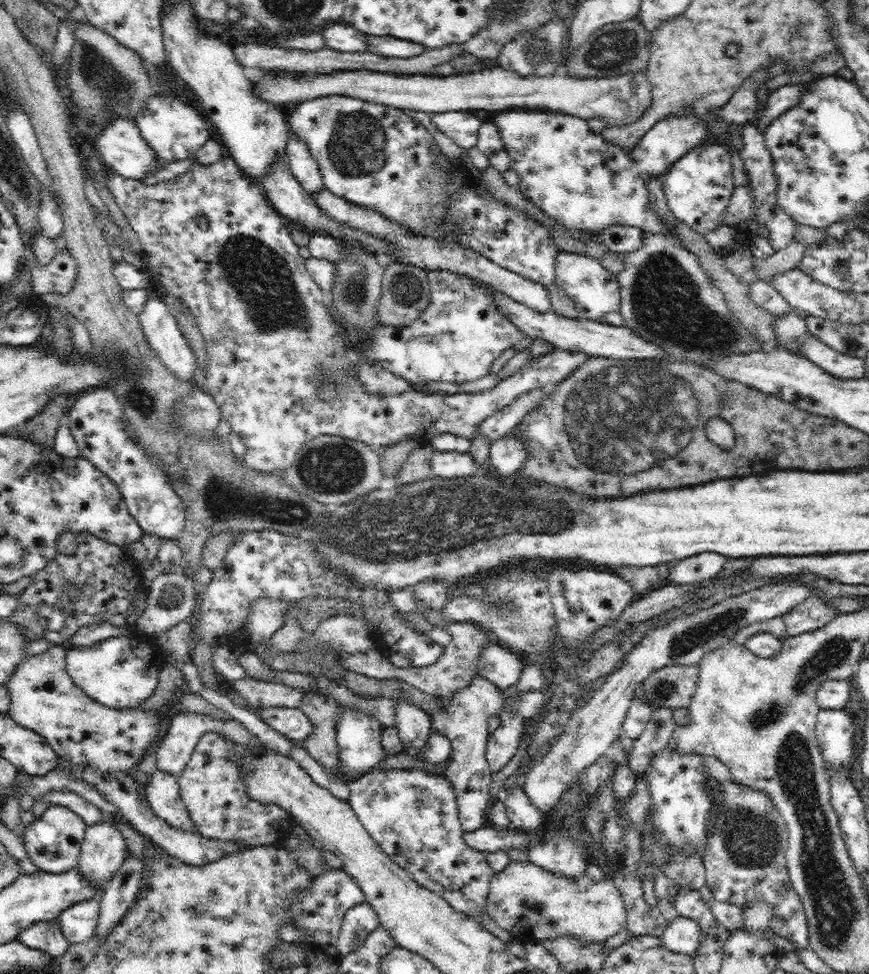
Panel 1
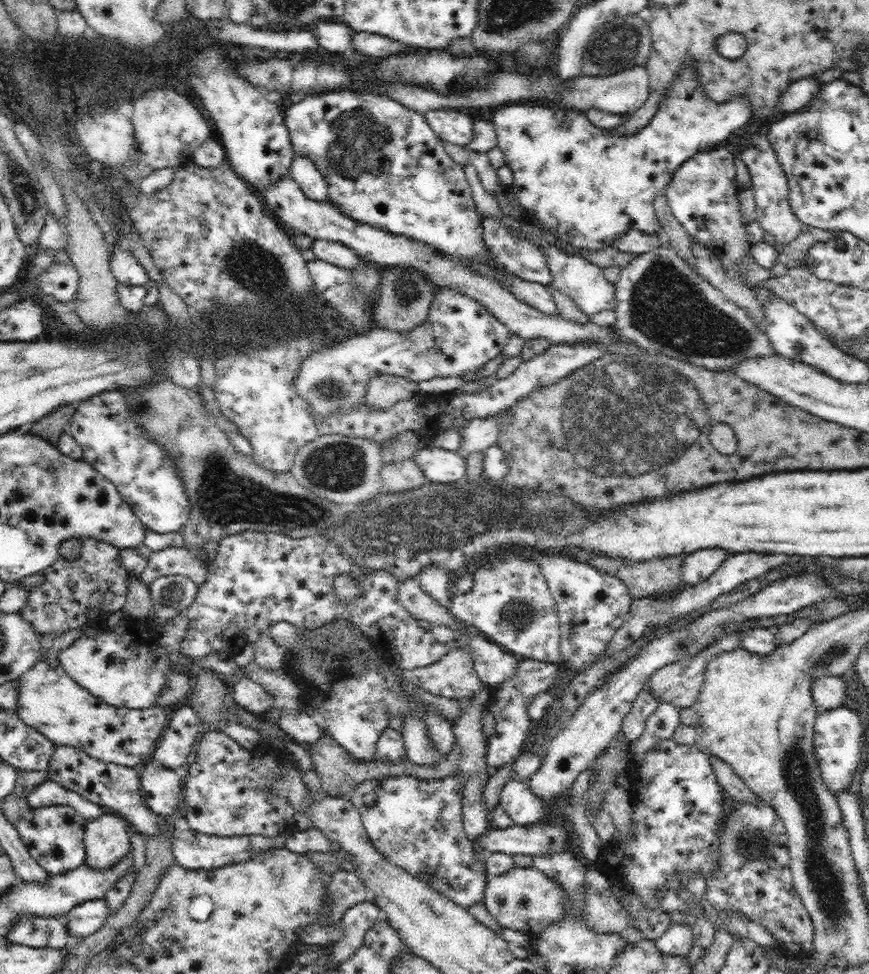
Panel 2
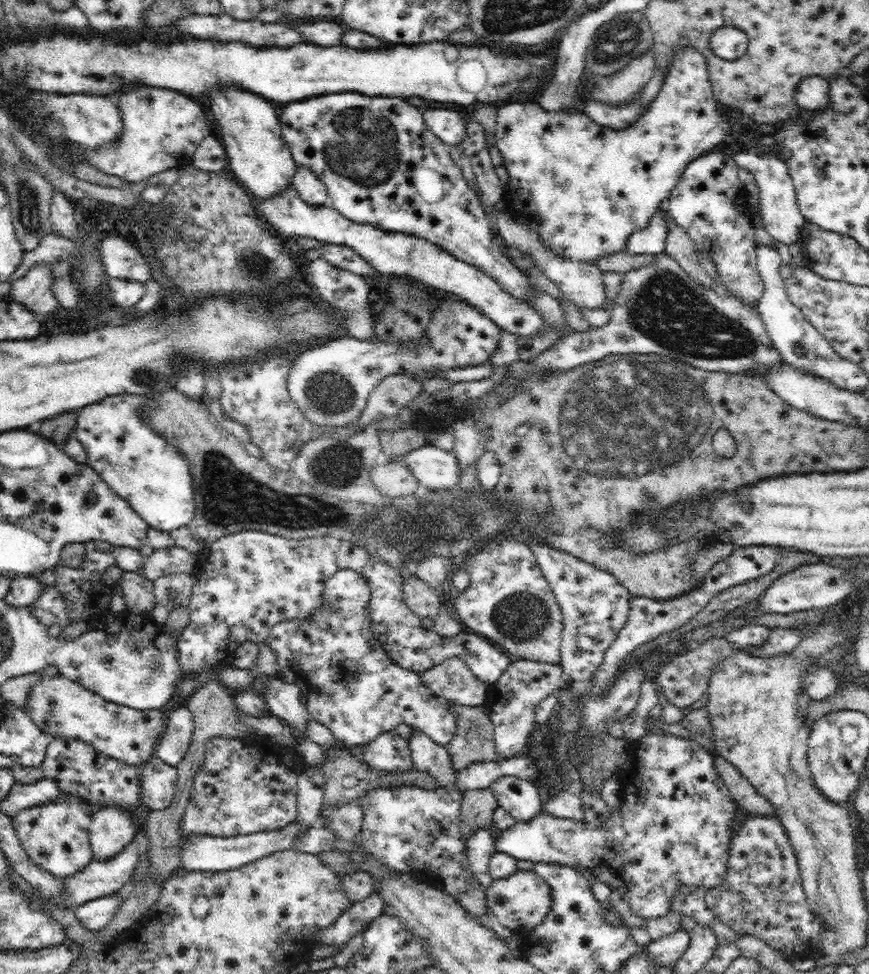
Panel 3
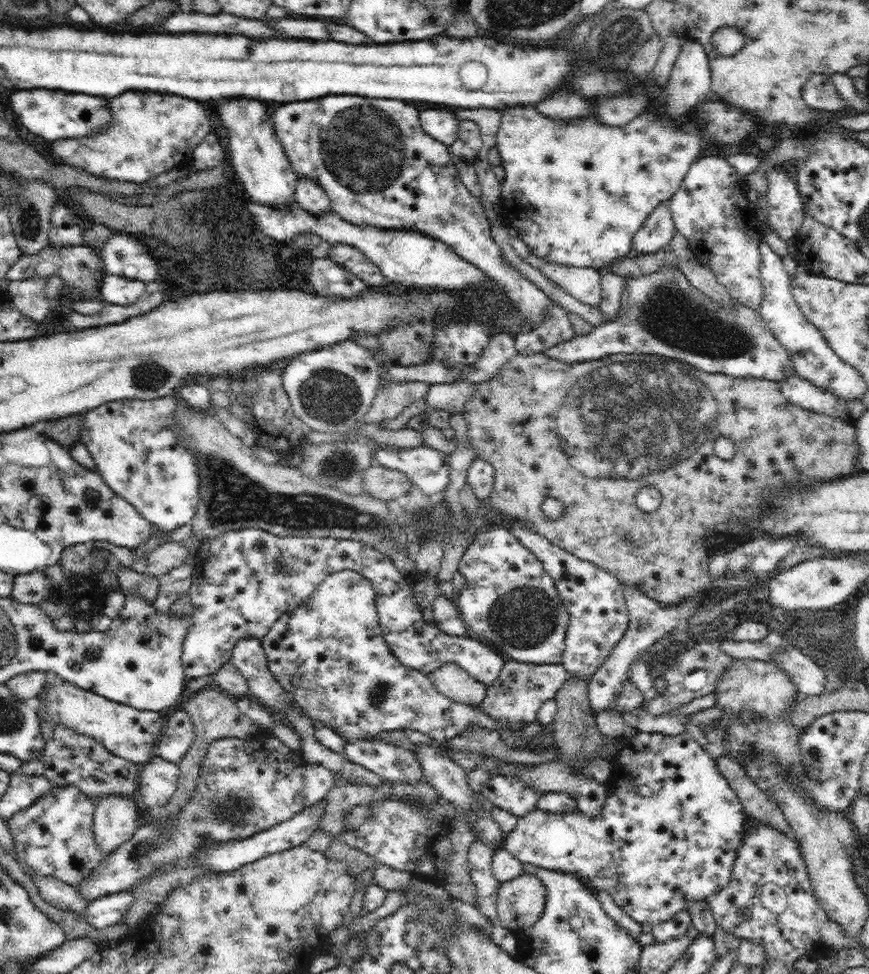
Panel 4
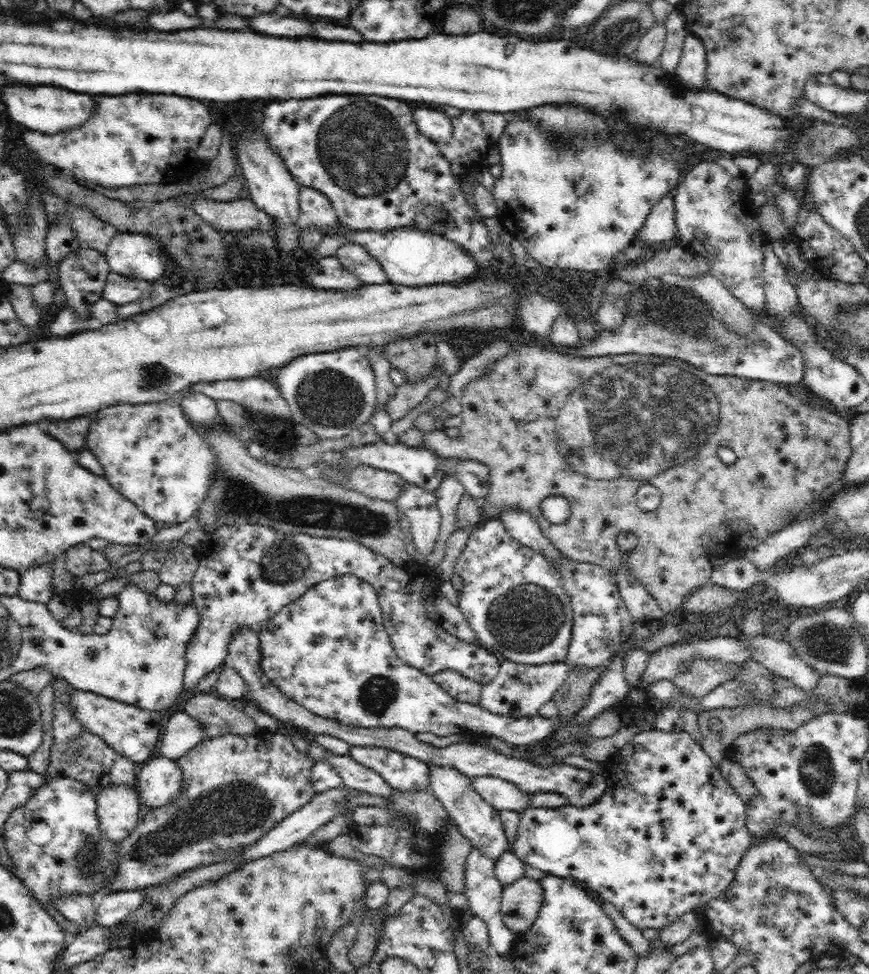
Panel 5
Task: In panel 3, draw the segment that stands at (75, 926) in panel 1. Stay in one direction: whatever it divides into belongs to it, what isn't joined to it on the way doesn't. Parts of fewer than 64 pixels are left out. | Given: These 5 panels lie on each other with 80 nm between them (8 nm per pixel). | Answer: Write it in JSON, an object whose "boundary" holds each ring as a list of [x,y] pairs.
{"boundary":[[[119,894],[96,898],[74,908],[75,916],[84,928],[93,932],[99,931],[112,920],[124,900]]]}

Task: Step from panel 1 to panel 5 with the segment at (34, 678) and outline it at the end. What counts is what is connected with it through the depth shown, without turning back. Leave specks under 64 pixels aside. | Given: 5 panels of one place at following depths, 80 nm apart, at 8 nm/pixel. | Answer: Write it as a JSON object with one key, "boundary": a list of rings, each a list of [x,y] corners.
{"boundary":[[[75,689],[70,694],[70,701],[74,717],[88,730],[98,734],[116,753],[128,757],[137,765],[145,763],[158,753],[156,742],[162,736],[160,732],[164,730],[162,712],[143,710],[100,694]]]}

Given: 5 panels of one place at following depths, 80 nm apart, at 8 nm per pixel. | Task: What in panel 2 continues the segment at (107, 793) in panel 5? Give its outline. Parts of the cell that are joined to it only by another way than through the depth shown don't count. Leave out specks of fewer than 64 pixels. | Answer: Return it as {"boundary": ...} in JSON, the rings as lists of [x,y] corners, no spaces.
{"boundary":[[[104,810],[103,816],[88,823],[85,826],[85,835],[83,838],[86,847],[85,864],[90,868],[106,870],[106,868],[116,866],[124,856],[130,855],[132,845],[127,831],[128,826],[130,826],[129,822],[112,810]]]}

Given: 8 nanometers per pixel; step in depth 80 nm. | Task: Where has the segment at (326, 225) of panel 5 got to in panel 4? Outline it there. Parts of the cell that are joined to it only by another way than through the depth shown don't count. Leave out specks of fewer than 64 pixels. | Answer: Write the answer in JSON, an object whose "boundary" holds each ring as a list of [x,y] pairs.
{"boundary":[[[306,177],[297,178],[295,202],[313,216],[322,216],[331,209],[326,191],[317,182]]]}

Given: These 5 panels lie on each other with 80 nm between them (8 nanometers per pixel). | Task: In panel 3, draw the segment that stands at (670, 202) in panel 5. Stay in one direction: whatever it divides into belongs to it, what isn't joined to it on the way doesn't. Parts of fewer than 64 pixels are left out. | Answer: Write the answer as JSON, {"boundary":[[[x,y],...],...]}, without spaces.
{"boundary":[[[660,207],[650,220],[650,225],[643,230],[632,232],[628,238],[626,250],[635,254],[658,255],[665,252],[666,238],[668,238],[668,219],[665,207]]]}

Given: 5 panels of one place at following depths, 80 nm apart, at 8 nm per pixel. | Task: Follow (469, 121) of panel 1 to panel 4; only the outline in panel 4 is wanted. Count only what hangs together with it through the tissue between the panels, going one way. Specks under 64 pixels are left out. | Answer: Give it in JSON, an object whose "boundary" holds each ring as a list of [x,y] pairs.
{"boundary":[[[420,110],[420,125],[426,134],[432,138],[450,145],[458,136],[458,118],[454,118],[452,111],[444,110]]]}

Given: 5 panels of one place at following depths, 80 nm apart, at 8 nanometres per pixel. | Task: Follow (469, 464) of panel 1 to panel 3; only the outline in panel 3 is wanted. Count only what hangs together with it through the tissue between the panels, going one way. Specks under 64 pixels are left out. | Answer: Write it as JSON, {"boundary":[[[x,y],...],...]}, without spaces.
{"boundary":[[[432,444],[411,450],[400,458],[381,457],[381,461],[400,462],[410,468],[418,484],[428,490],[451,489],[459,483],[461,470],[454,452],[442,450]]]}

